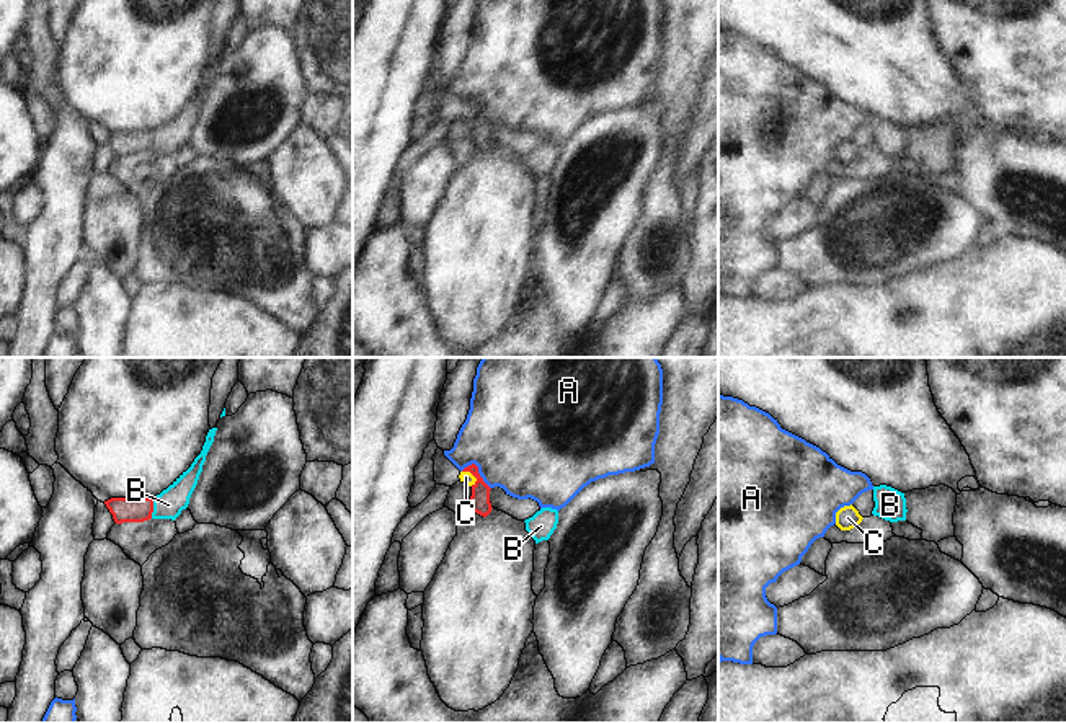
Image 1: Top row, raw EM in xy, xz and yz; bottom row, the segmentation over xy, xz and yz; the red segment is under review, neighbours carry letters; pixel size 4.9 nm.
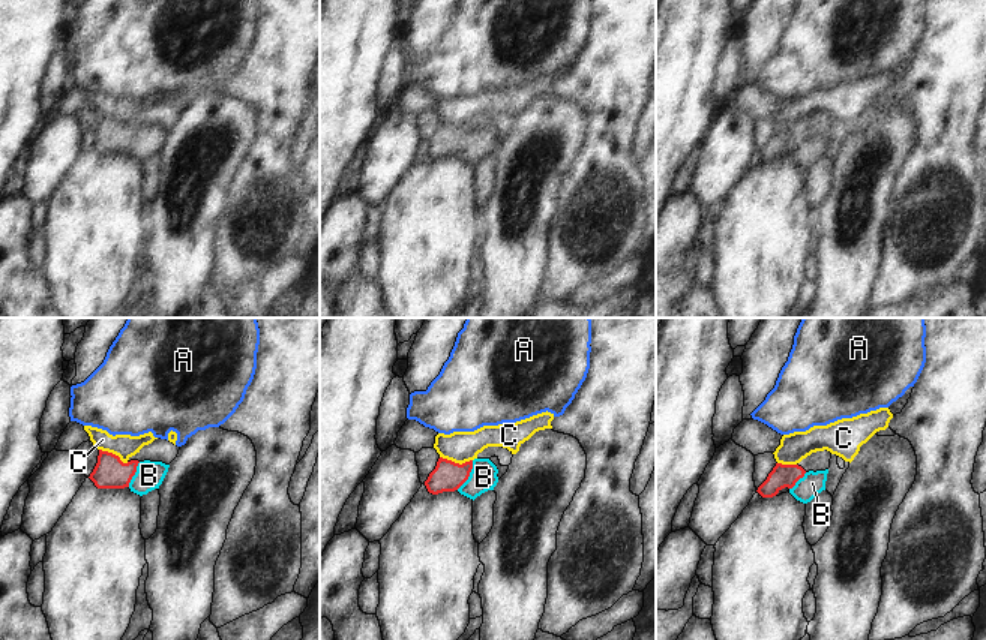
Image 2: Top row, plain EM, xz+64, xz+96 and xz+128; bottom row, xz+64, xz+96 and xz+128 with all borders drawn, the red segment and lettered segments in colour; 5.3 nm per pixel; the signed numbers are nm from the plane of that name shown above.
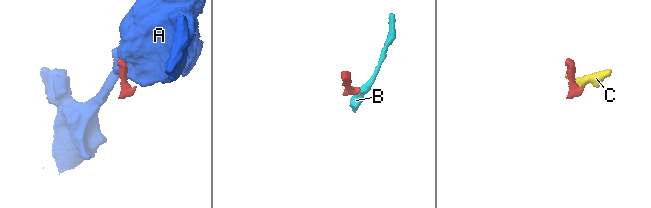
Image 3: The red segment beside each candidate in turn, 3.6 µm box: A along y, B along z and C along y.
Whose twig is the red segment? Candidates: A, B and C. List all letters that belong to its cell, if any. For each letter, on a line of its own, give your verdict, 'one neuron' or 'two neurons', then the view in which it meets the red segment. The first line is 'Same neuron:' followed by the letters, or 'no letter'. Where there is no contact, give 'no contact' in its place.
Same neuron: B
A: two neurons; meets red in xz
B: one neuron; meets red in xy
C: two neurons; meets red in xz

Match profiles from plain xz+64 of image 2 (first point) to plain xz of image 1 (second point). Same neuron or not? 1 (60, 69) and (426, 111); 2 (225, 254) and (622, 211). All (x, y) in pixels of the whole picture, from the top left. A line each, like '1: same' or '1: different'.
1: same
2: different

